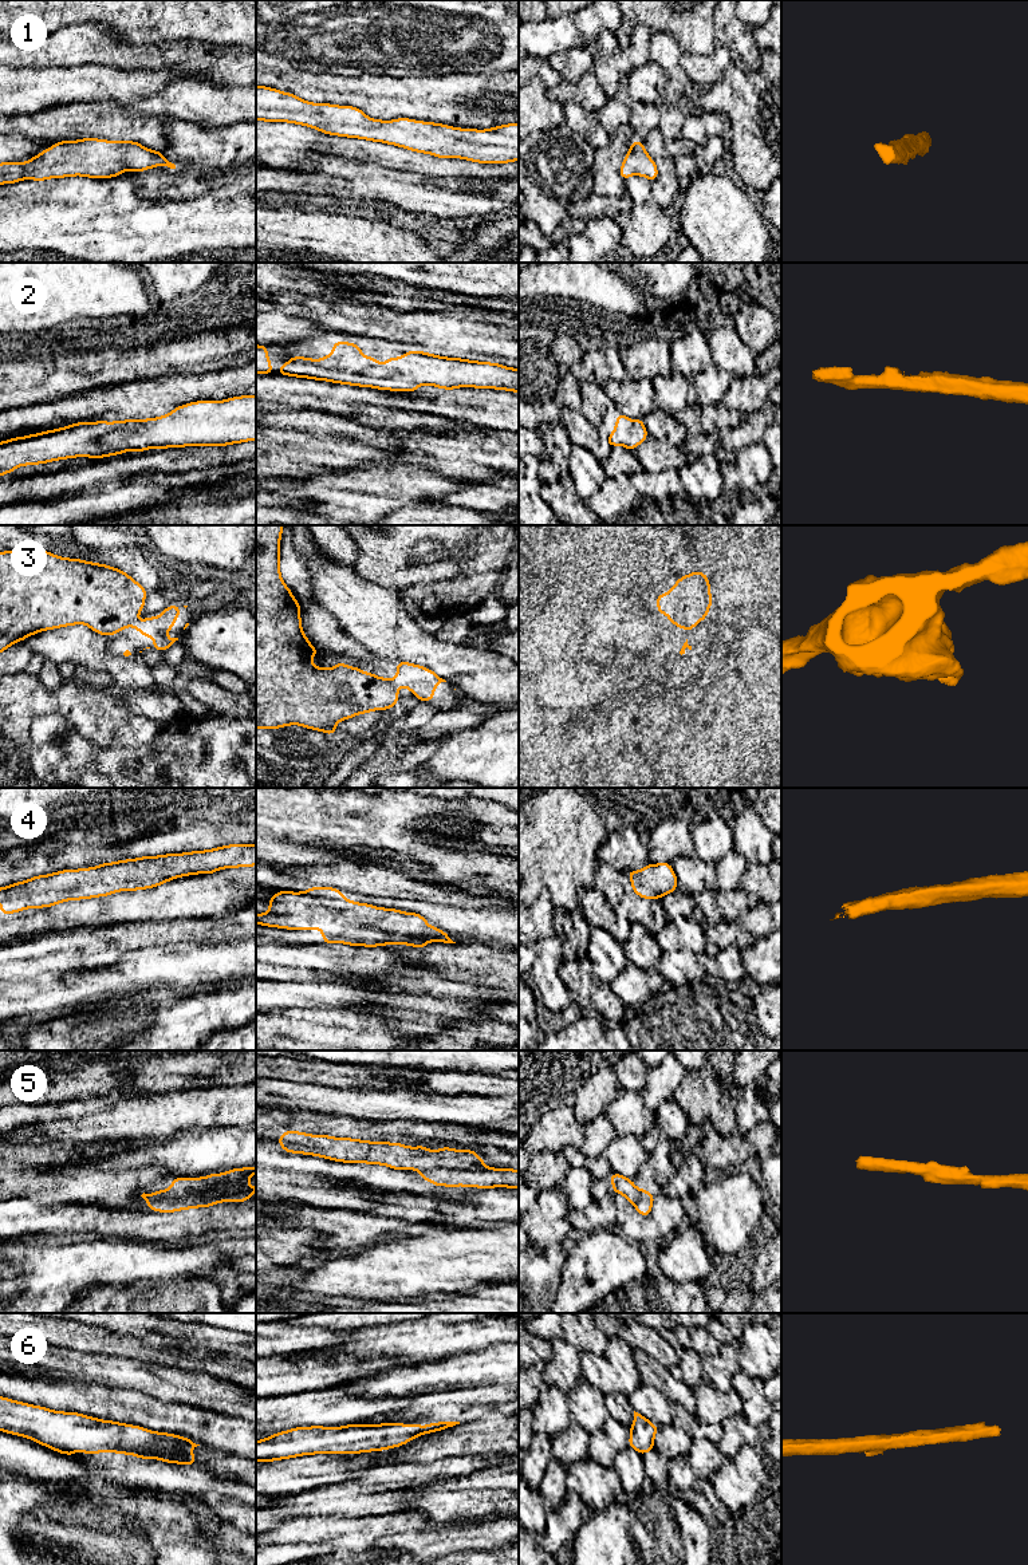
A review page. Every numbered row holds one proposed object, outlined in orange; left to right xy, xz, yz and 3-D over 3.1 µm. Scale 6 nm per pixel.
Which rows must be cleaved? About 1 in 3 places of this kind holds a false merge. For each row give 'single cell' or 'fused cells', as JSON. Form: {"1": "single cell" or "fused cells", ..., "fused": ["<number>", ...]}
{"1": "single cell", "2": "single cell", "3": "fused cells", "4": "single cell", "5": "fused cells", "6": "single cell", "fused": ["3", "5"]}

